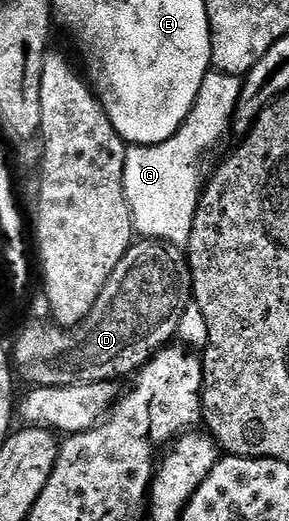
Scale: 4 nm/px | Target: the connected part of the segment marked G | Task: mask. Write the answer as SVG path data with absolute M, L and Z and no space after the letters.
M210 71L203 79L203 87L199 87L199 95L187 115L187 119L179 127L171 139L158 145L138 145L130 148L125 154L125 198L133 216L136 232L142 238L164 241L178 247L188 246L193 216L197 210L197 199L203 188L203 177L197 170L201 156L224 135L230 128L233 112L237 110L237 100L241 94L242 78L232 77L226 73Z

